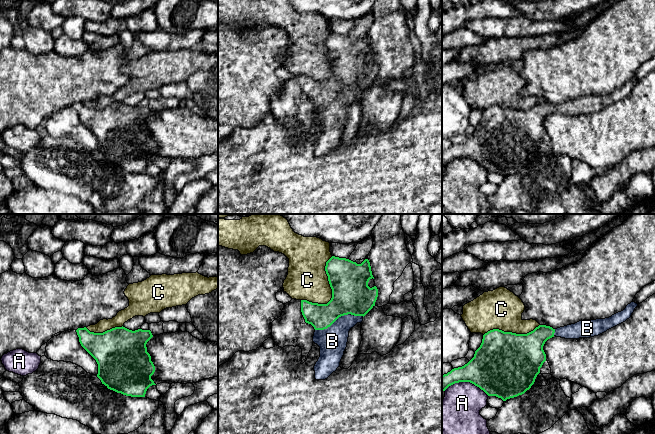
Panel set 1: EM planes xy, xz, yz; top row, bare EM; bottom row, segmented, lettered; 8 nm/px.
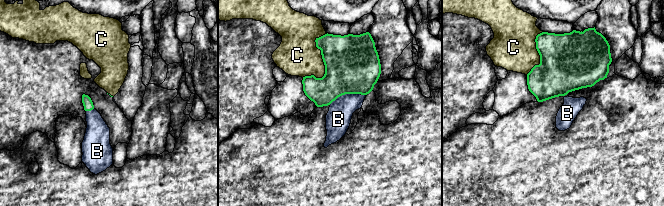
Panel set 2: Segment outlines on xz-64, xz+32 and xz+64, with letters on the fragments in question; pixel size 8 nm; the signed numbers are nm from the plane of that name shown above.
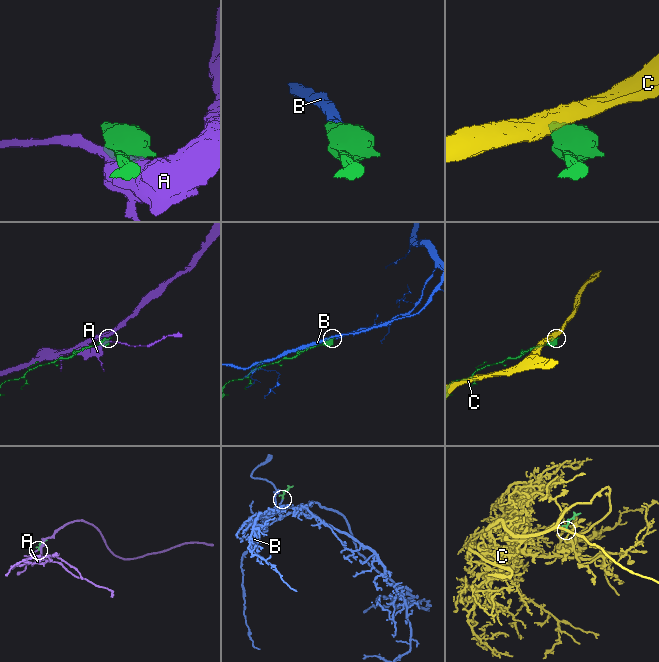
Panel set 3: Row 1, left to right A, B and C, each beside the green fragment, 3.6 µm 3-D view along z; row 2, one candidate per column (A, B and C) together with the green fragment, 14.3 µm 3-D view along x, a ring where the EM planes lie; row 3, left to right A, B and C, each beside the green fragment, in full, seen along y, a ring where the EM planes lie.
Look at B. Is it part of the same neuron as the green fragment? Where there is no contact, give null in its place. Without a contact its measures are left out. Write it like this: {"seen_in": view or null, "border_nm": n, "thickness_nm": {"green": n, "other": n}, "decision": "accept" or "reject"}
{"seen_in": "xz", "border_nm": 400, "thickness_nm": {"green": 300, "other": 220}, "decision": "accept"}

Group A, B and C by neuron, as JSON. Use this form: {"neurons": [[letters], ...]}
{"neurons": [["A"], ["B"], ["C"]]}

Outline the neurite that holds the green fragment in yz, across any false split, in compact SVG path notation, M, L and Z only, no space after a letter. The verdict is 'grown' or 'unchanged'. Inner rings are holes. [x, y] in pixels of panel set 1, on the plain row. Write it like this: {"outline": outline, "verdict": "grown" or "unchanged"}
{"outline": "M631 78L623 87L609 94L583 96L557 105L539 101L527 110L504 108L499 105L490 106L483 111L480 123L467 140L442 151L442 167L455 159L470 158L483 166L488 172L496 172L503 177L522 171L534 160L537 151L540 149L540 144L546 137L543 122L548 115L554 112L565 115L598 112L629 95L637 82L637 79Z", "verdict": "grown"}

